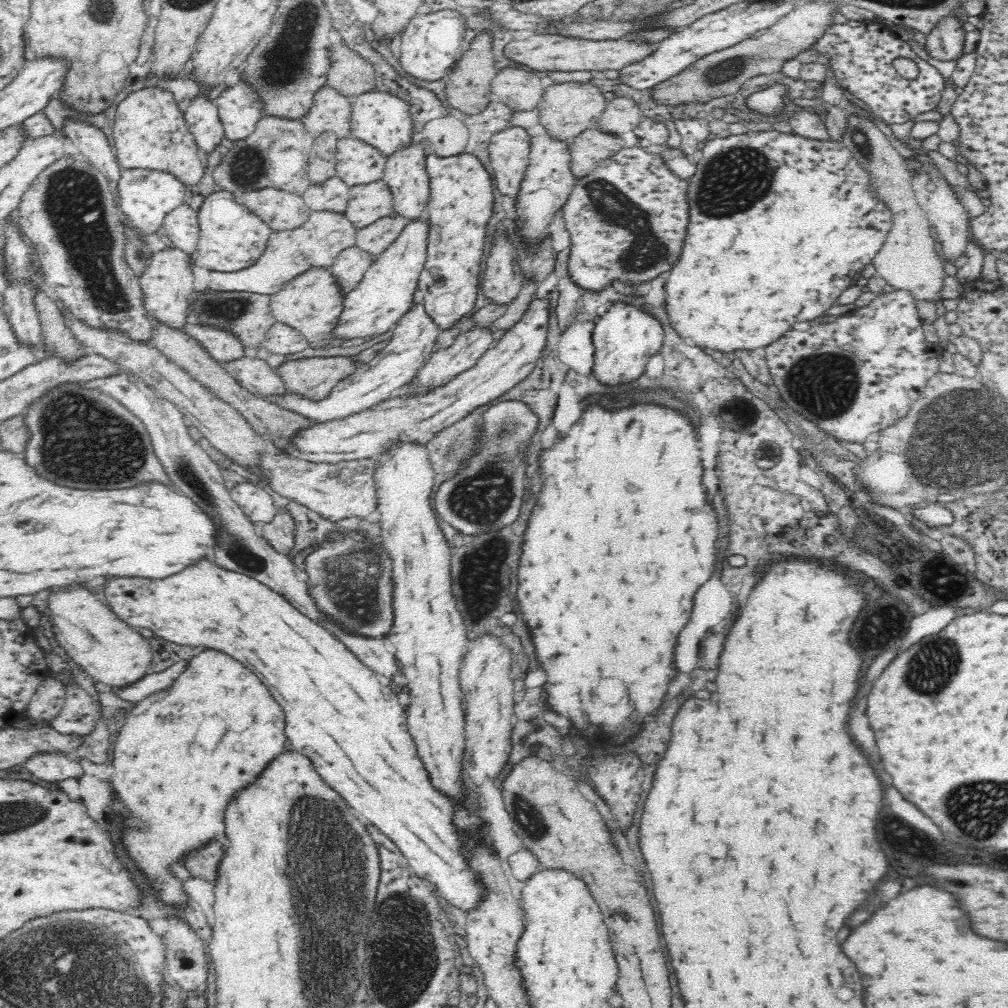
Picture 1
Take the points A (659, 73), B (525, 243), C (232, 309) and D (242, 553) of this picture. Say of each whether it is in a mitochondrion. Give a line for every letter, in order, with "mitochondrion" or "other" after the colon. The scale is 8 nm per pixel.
A: other
B: other
C: mitochondrion
D: mitochondrion

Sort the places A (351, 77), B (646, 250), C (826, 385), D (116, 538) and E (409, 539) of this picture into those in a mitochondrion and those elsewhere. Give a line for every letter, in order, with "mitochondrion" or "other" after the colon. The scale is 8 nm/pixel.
A: other
B: mitochondrion
C: mitochondrion
D: other
E: other

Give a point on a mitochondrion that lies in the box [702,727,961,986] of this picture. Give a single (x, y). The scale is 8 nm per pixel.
(890, 822)

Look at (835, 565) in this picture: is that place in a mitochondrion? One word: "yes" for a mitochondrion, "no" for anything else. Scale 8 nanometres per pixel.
no

